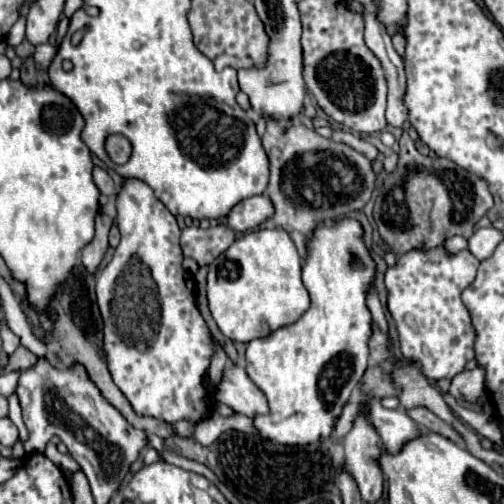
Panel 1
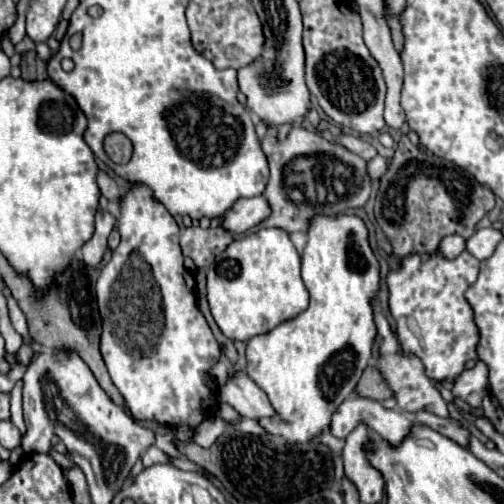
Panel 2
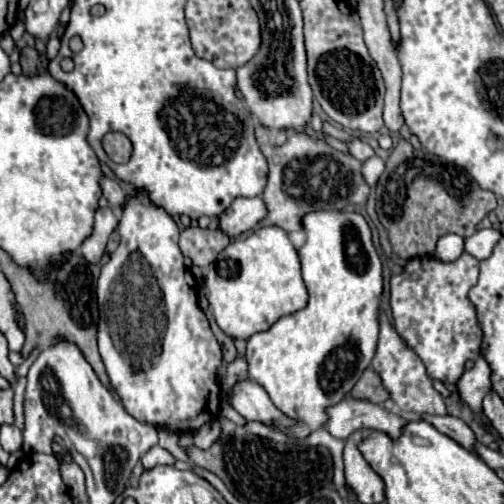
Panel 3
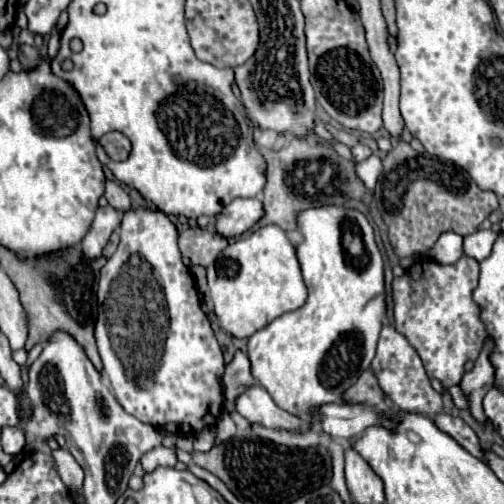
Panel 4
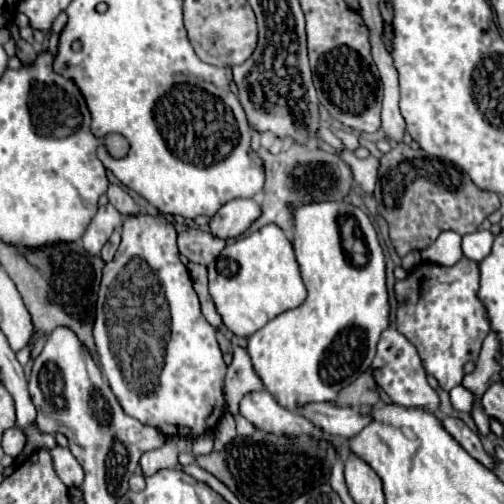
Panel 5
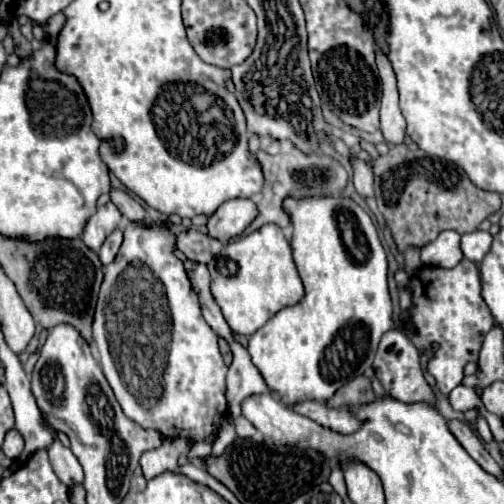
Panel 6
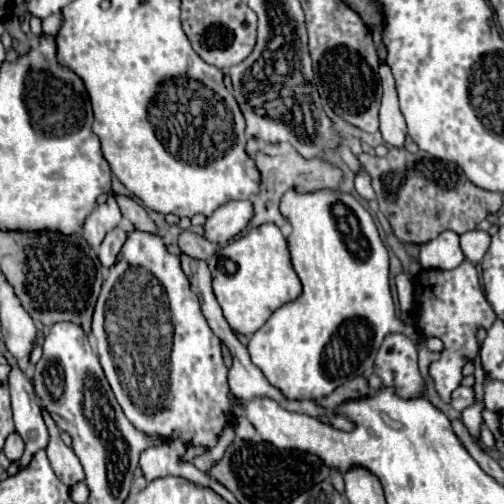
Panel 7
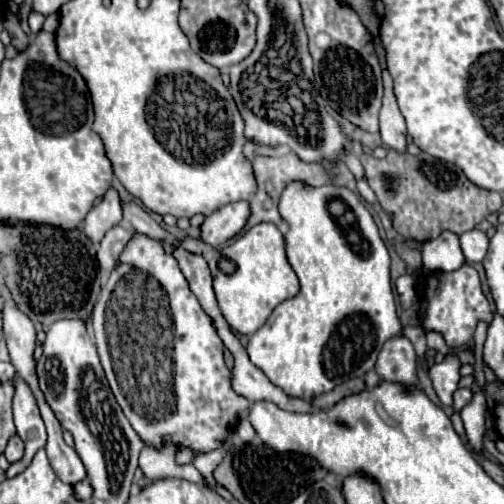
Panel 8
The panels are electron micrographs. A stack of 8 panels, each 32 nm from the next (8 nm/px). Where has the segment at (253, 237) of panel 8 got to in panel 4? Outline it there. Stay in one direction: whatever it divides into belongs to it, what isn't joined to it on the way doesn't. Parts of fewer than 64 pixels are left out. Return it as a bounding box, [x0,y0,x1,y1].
[206,226,306,338]

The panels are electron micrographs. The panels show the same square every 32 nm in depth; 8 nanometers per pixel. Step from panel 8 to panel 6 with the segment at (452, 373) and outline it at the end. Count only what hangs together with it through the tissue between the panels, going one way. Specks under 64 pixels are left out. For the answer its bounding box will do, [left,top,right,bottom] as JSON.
[400,260,494,394]

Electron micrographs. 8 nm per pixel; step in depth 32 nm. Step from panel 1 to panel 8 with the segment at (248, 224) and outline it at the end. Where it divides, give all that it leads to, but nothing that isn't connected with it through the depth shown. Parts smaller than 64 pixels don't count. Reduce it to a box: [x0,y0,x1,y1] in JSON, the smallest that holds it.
[202,200,250,246]

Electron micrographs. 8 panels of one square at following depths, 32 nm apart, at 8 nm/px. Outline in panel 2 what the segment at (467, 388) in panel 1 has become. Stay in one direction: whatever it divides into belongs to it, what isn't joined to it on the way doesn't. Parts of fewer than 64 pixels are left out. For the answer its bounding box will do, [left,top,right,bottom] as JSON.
[452,362,488,408]

